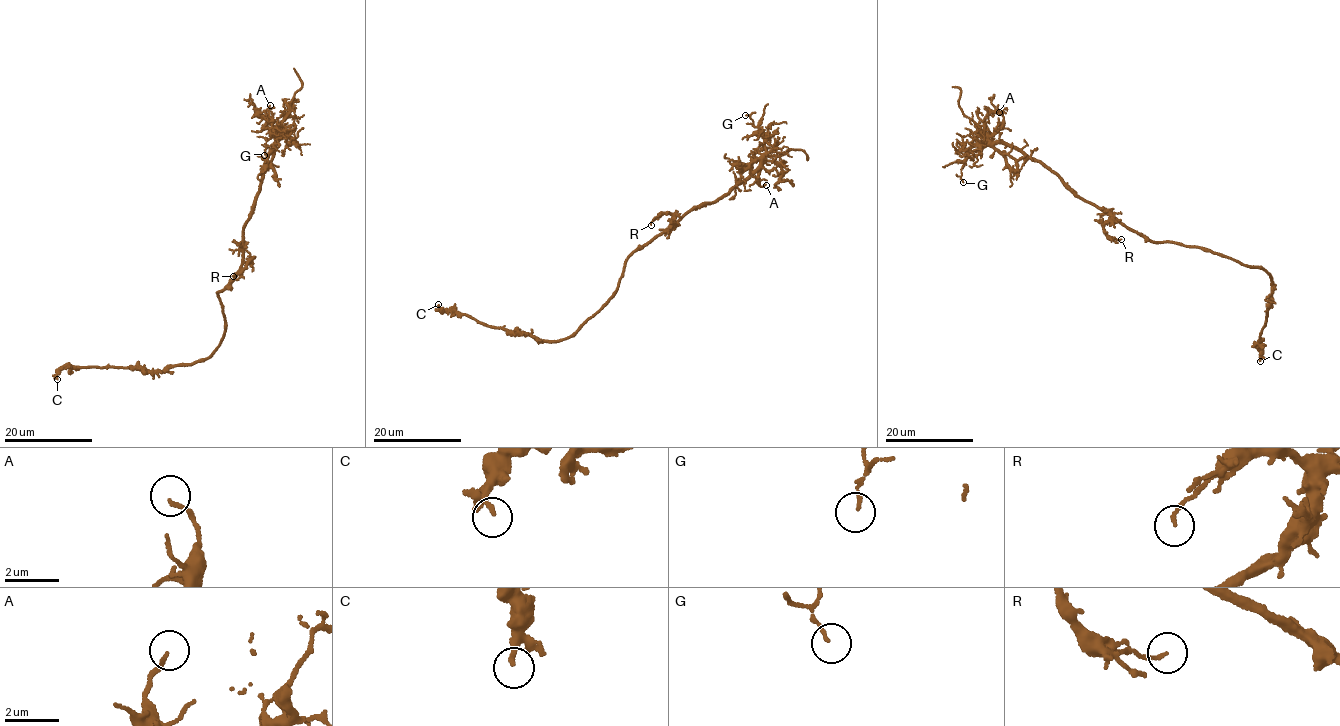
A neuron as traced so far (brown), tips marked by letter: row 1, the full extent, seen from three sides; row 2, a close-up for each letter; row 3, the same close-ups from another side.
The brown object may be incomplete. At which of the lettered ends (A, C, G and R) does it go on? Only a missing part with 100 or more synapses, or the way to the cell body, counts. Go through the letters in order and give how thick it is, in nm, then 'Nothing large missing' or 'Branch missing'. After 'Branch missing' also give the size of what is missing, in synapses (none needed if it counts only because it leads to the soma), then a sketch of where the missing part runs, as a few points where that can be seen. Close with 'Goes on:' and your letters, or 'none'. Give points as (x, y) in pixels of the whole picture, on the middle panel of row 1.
A: Thickness 130 nm. Nothing large missing
C: Thickness 160 nm. Nothing large missing
G: Thickness 90 nm. Nothing large missing
R: Thickness 140 nm. Nothing large missing
Goes on: none

